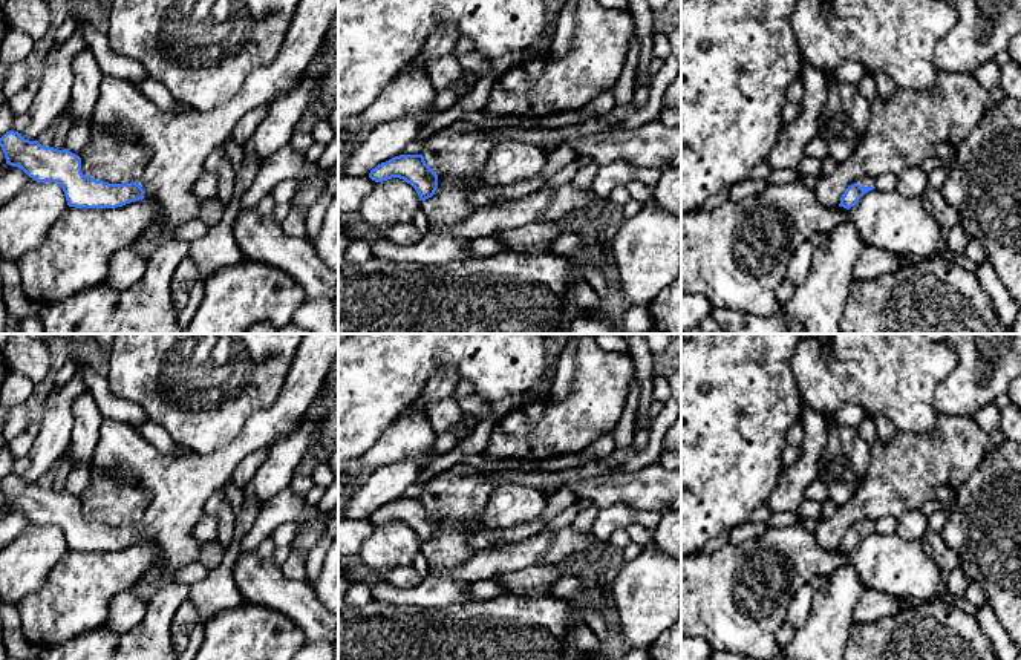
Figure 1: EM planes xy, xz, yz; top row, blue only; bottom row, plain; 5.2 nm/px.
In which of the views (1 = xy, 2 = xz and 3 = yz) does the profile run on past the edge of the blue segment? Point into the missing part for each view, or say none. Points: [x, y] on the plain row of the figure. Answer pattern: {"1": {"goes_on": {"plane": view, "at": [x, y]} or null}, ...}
{"1": {"goes_on": {"plane": "xy", "at": [179, 486]}}, "2": {"goes_on": null}, "3": {"goes_on": {"plane": "yz", "at": [867, 524]}}}

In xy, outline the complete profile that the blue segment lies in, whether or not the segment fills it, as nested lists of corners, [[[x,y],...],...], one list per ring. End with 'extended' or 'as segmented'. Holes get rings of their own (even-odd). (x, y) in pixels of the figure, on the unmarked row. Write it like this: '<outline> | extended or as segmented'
[[[303,334],[283,387],[274,403],[266,409],[256,410],[246,420],[237,438],[228,446],[205,455],[165,455],[145,441],[133,424],[103,418],[99,439],[93,452],[93,467],[101,475],[112,472],[121,482],[136,484],[152,493],[148,508],[135,525],[109,527],[92,522],[81,515],[78,498],[44,490],[38,484],[24,482],[21,476],[14,473],[0,481],[6,507],[21,511],[37,525],[58,525],[67,548],[75,551],[116,551],[144,541],[155,544],[159,548],[159,556],[133,586],[138,597],[148,603],[162,586],[175,580],[181,568],[190,562],[197,562],[202,544],[193,534],[193,528],[205,515],[207,499],[222,485],[231,482],[236,467],[245,456],[272,446],[306,418],[311,403],[335,366],[338,366],[338,334]]] | extended

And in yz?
[[[863,519],[851,525],[842,537],[840,547],[837,550],[839,554],[845,559],[846,554],[854,550],[865,536],[876,531],[874,528],[876,521],[871,519]]] | extended

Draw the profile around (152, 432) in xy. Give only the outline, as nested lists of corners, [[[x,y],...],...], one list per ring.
[[[147,421],[136,424],[139,435],[165,455],[187,456],[194,453],[188,447],[176,443],[159,424]]]

